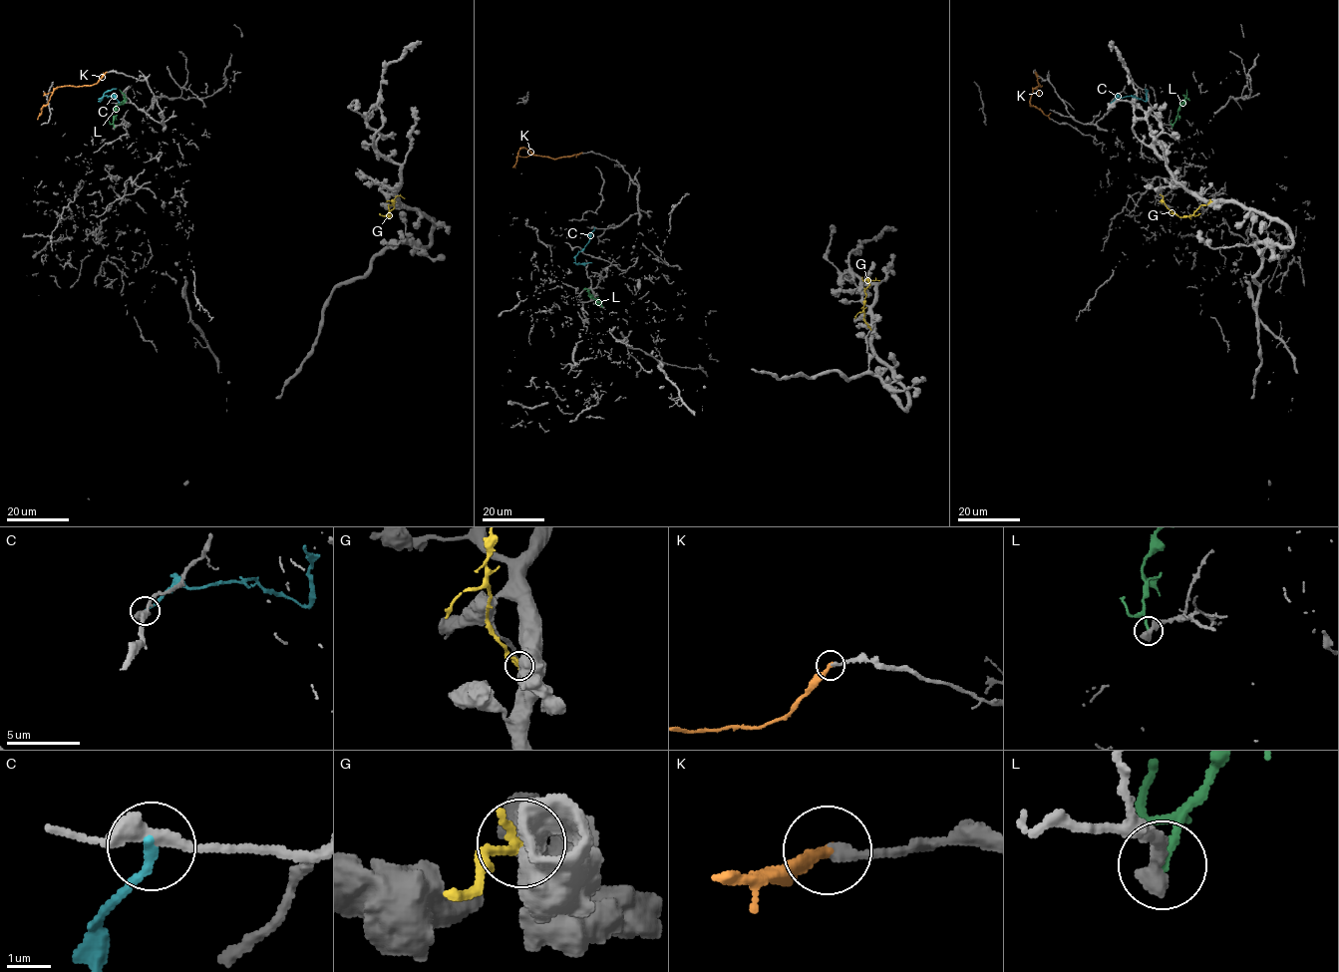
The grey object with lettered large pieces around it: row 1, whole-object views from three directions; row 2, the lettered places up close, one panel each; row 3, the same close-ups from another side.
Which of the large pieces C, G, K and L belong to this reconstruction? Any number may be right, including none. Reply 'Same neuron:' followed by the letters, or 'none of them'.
Same neuron: K

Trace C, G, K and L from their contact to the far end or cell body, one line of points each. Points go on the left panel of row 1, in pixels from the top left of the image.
C: (119, 102), (114, 97), (104, 96), (100, 101), (106, 92), (117, 88)
G: (395, 201), (389, 204), (389, 216), (393, 199), (396, 196), (404, 198)
K: (106, 73), (96, 83), (57, 87), (37, 119)
L: (114, 127), (113, 112), (125, 99), (119, 90)

